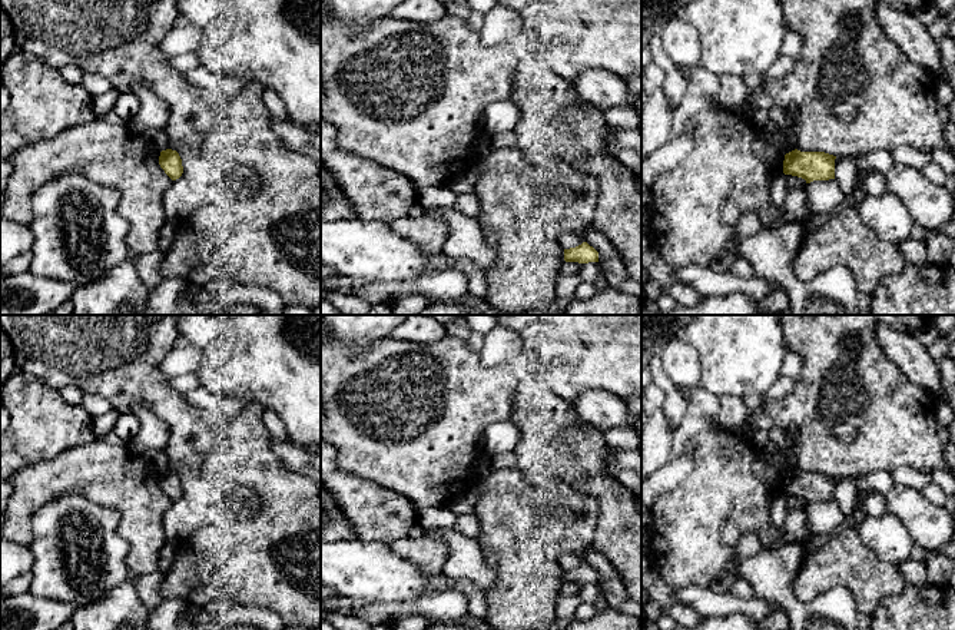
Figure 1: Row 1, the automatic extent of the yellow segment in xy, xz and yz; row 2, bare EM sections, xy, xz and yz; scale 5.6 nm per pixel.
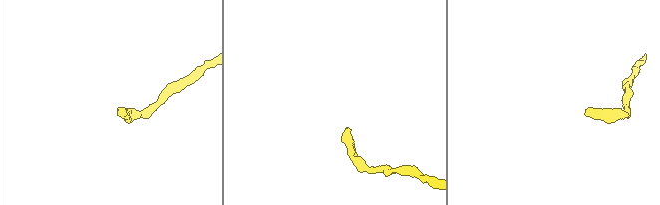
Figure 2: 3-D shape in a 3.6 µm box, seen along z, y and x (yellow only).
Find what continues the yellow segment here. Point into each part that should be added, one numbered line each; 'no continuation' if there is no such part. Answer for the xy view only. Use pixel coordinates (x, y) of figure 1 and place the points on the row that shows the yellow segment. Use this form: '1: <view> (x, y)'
no continuation

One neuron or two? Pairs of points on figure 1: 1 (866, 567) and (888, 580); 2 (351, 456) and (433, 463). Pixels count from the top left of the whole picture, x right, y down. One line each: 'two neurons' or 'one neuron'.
1: one neuron
2: one neuron

